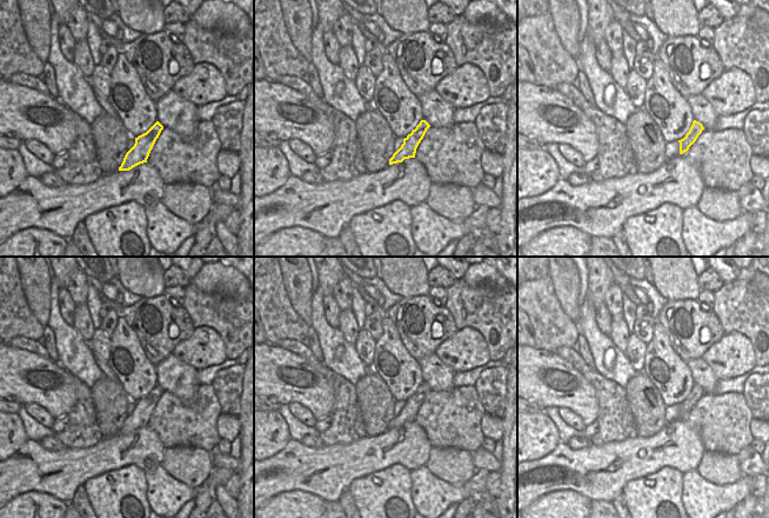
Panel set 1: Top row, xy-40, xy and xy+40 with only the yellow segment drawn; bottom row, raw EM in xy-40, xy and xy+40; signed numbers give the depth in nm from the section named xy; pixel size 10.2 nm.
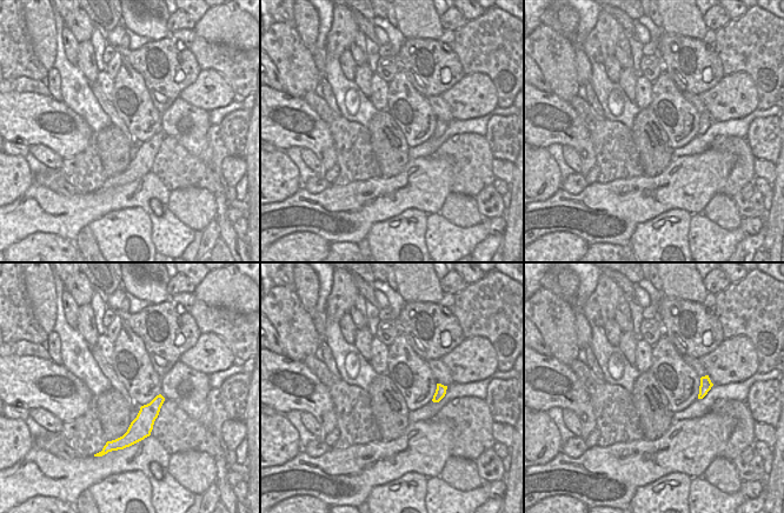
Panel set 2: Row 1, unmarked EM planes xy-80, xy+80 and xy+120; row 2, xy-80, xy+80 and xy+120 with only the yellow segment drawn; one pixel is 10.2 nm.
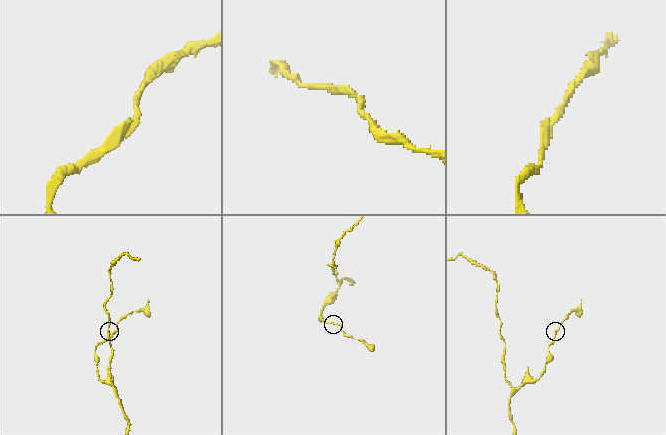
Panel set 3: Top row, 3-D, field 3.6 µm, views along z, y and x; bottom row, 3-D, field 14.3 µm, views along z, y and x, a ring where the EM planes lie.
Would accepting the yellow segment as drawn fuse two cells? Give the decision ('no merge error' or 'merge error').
no merge error

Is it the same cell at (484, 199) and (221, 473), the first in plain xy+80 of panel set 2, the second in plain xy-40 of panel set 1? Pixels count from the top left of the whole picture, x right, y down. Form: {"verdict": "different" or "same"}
{"verdict": "different"}

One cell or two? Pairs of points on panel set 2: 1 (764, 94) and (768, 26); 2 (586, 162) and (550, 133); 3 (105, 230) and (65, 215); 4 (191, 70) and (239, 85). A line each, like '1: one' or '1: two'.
1: one
2: one
3: two
4: two

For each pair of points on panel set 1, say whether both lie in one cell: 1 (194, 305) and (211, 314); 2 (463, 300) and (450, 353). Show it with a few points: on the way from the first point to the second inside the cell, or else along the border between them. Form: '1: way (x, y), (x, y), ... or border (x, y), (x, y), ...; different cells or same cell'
1: way (198, 305), (207, 311); same cell
2: border (457, 330), (474, 327), (485, 338); different cells

